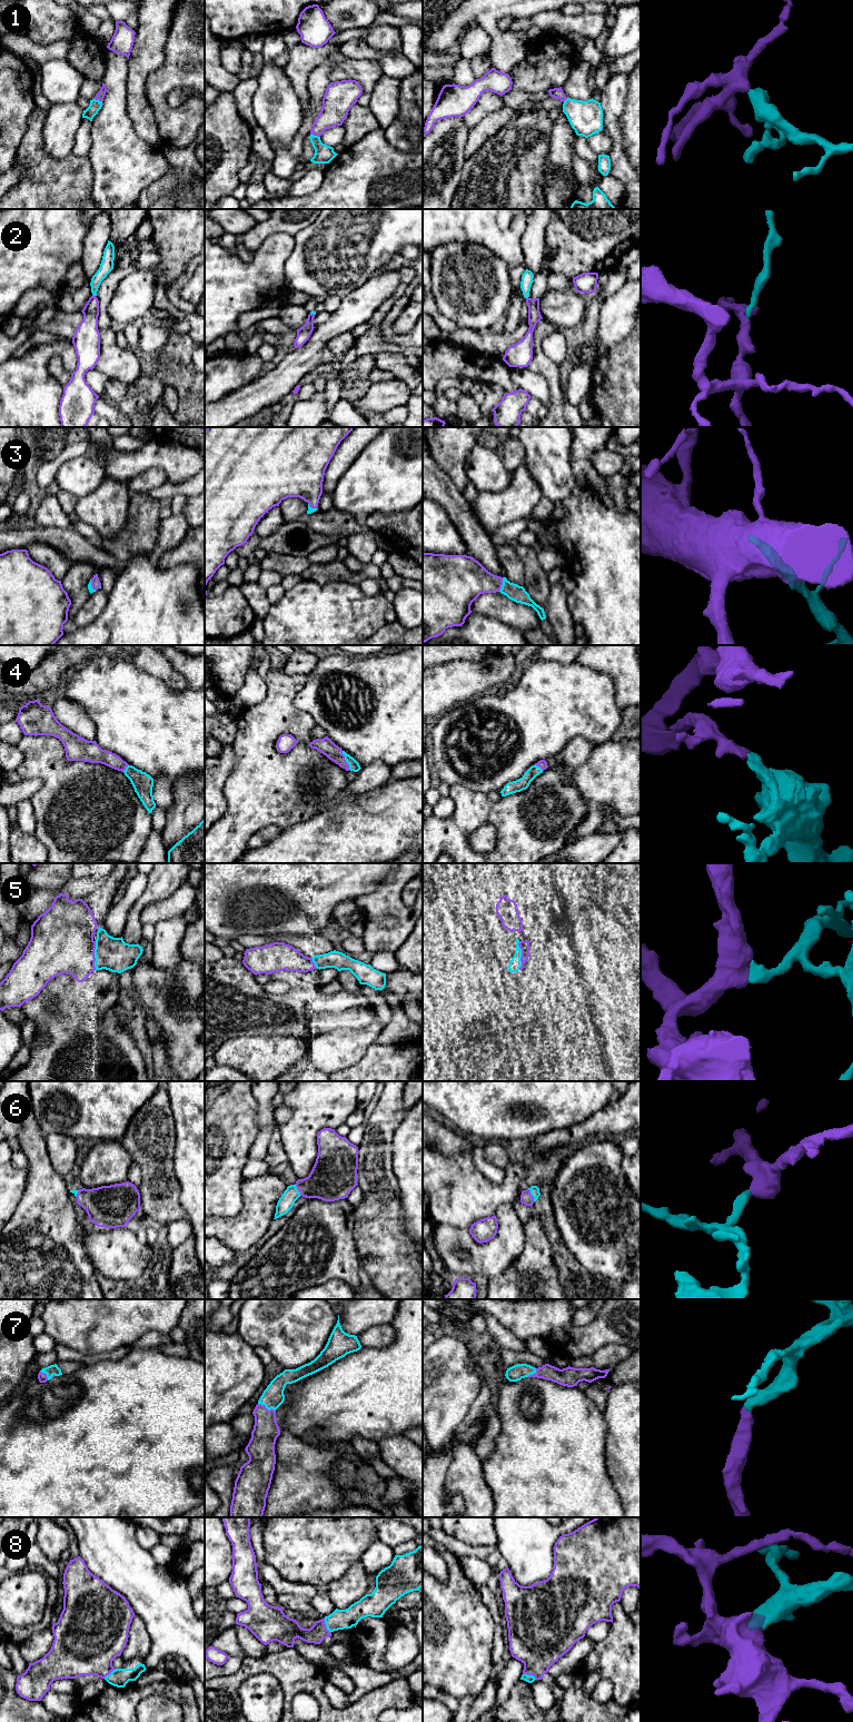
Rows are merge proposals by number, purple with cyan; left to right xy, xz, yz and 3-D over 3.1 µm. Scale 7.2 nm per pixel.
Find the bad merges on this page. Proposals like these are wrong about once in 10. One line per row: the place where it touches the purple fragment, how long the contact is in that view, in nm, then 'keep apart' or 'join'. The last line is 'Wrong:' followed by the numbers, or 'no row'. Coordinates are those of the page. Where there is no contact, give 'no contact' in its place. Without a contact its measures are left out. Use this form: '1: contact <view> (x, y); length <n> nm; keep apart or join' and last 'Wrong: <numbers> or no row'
1: contact xz (315, 135); length 80 nm; join
2: contact xy (92, 295); length 30 nm; join
3: contact yz (502, 584); length 110 nm; join
4: contact xz (345, 760); length 150 nm; join
5: contact xy (93, 956); length 200 nm; join
6: contact yz (531, 1195); length 100 nm; join
7: contact xz (266, 1408); length 140 nm; join
8: contact xz (325, 1625); length 120 nm; join
Wrong: no row

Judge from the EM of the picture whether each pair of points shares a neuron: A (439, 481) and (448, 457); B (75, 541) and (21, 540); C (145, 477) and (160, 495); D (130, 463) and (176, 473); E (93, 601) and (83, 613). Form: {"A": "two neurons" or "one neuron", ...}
{"A": "two neurons", "B": "one neuron", "C": "two neurons", "D": "one neuron", "E": "one neuron"}

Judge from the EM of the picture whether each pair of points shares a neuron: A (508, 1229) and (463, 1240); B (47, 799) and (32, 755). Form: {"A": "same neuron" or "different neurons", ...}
{"A": "same neuron", "B": "same neuron"}

